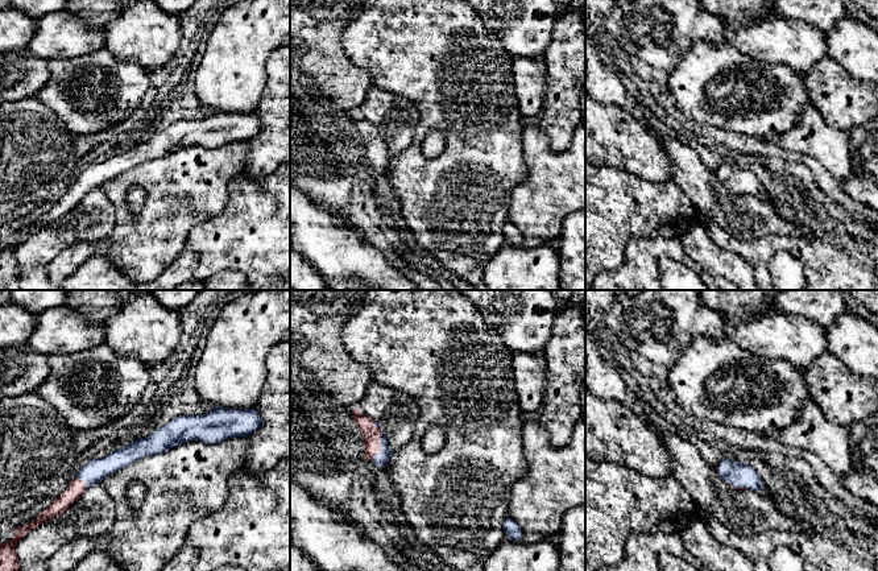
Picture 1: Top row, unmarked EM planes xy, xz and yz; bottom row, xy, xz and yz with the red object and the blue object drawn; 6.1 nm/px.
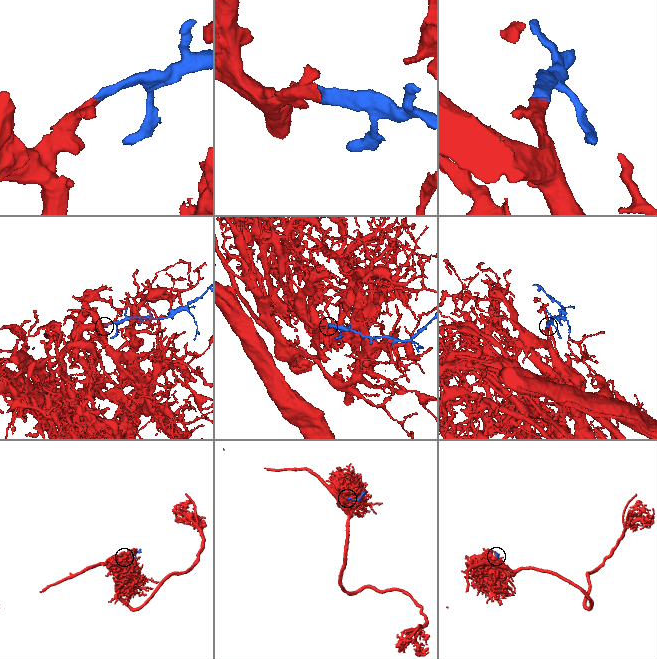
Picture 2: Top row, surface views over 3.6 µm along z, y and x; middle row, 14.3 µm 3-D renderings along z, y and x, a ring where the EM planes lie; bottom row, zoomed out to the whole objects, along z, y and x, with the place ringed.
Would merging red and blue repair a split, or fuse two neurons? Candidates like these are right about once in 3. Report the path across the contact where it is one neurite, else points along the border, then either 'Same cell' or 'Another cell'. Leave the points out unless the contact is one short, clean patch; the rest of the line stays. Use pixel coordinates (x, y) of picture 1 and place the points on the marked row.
Path across: xz (371, 434), (379, 447), (380, 459). Same cell

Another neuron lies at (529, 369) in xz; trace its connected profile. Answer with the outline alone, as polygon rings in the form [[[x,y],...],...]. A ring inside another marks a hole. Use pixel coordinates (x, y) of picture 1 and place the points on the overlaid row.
[[[513,352],[513,376],[523,414],[537,415],[542,407],[547,382],[547,364],[542,353]]]

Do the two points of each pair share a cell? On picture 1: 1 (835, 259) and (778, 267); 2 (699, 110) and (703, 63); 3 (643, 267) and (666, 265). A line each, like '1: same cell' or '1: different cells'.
1: different cells
2: same cell
3: different cells

